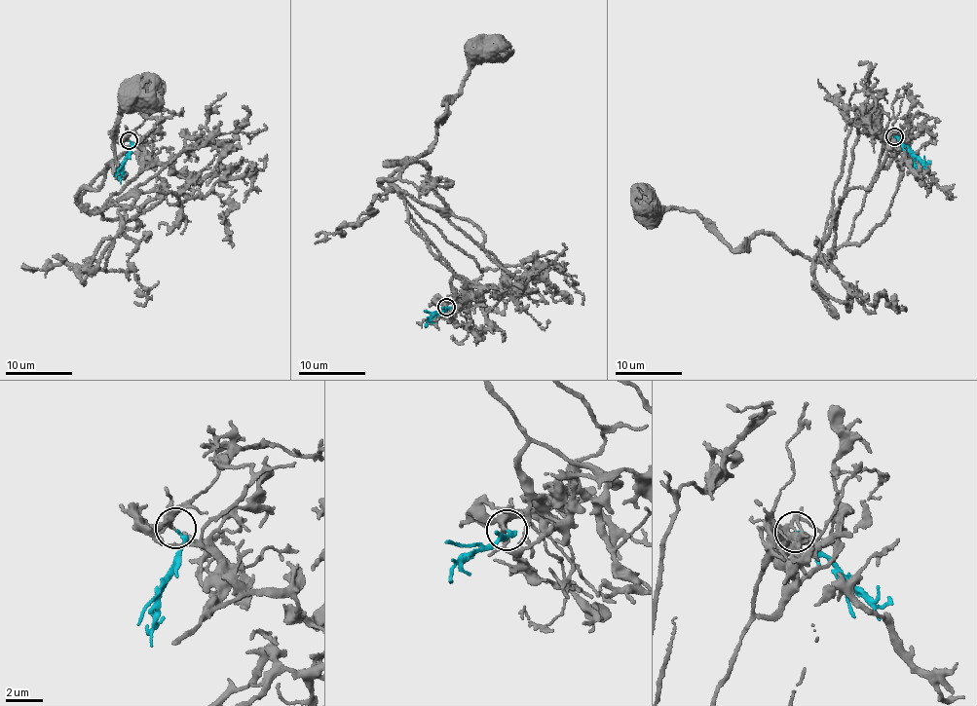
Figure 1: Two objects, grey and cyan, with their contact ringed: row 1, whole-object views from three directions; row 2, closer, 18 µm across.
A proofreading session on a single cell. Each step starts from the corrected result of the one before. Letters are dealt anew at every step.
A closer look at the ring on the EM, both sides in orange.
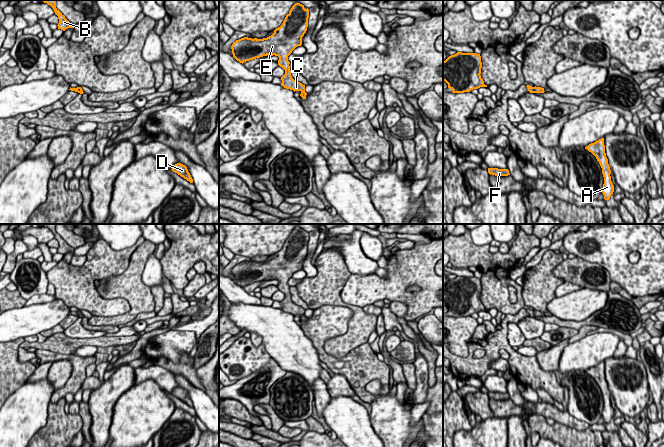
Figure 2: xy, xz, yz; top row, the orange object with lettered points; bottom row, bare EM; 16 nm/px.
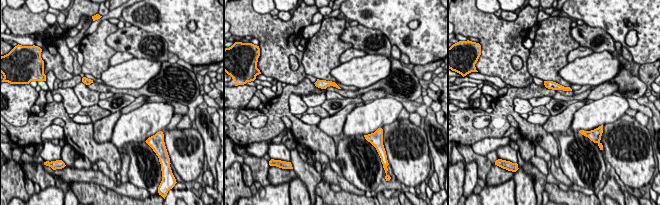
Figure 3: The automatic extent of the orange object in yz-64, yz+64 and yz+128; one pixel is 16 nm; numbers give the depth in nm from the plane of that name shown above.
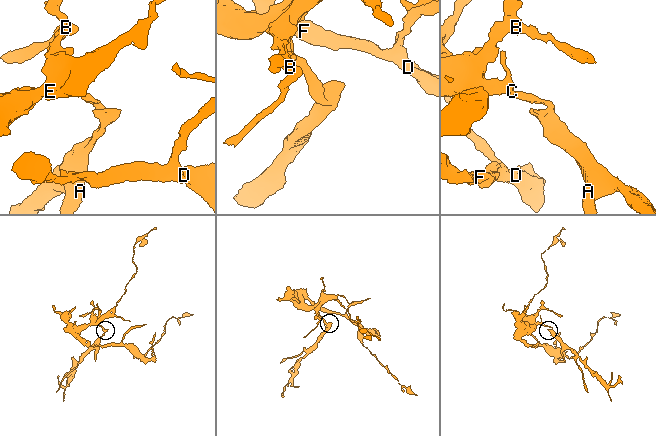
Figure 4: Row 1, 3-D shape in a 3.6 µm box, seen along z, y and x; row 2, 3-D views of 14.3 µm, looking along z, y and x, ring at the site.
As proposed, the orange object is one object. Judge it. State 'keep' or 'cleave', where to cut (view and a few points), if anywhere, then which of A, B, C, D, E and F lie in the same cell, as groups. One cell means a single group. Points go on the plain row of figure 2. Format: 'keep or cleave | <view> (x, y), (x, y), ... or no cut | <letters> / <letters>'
cleave | yz (533, 311), (534, 316) | A / B C D E F

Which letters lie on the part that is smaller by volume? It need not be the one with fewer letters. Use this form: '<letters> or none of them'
A

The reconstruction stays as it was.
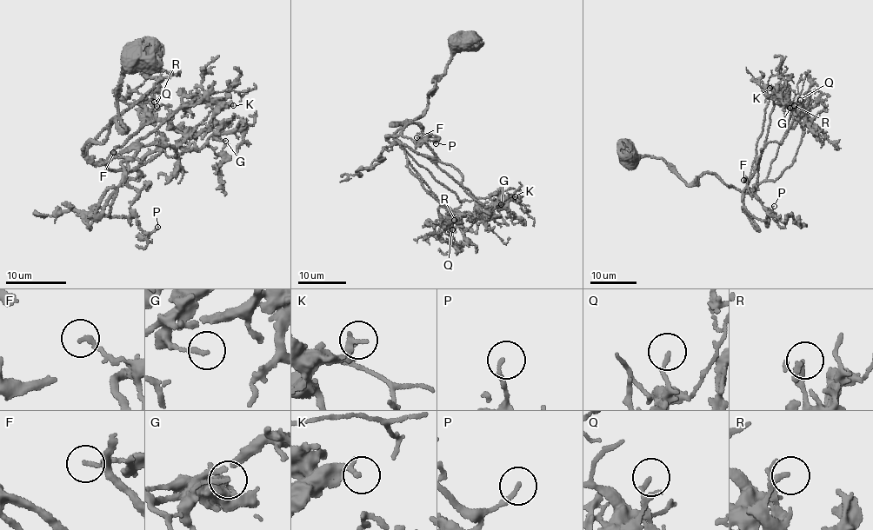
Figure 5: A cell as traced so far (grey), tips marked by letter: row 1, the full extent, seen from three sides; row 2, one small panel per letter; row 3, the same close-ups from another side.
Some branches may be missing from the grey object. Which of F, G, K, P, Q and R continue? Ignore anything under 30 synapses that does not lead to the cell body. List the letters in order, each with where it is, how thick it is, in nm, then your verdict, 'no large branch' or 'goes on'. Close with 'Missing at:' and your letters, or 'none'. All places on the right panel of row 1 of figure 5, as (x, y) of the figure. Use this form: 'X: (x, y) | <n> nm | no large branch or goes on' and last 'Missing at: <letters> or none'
F: (743, 180) | 160 nm | no large branch
G: (789, 108) | 160 nm | no large branch
K: (769, 88) | 140 nm | no large branch
P: (774, 206) | 140 nm | no large branch
Q: (800, 100) | 160 nm | no large branch
R: (794, 105) | 180 nm | no large branch
Missing at: none

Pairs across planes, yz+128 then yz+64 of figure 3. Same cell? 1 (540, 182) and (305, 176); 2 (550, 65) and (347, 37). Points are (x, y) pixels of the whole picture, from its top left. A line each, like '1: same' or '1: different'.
1: same
2: different

